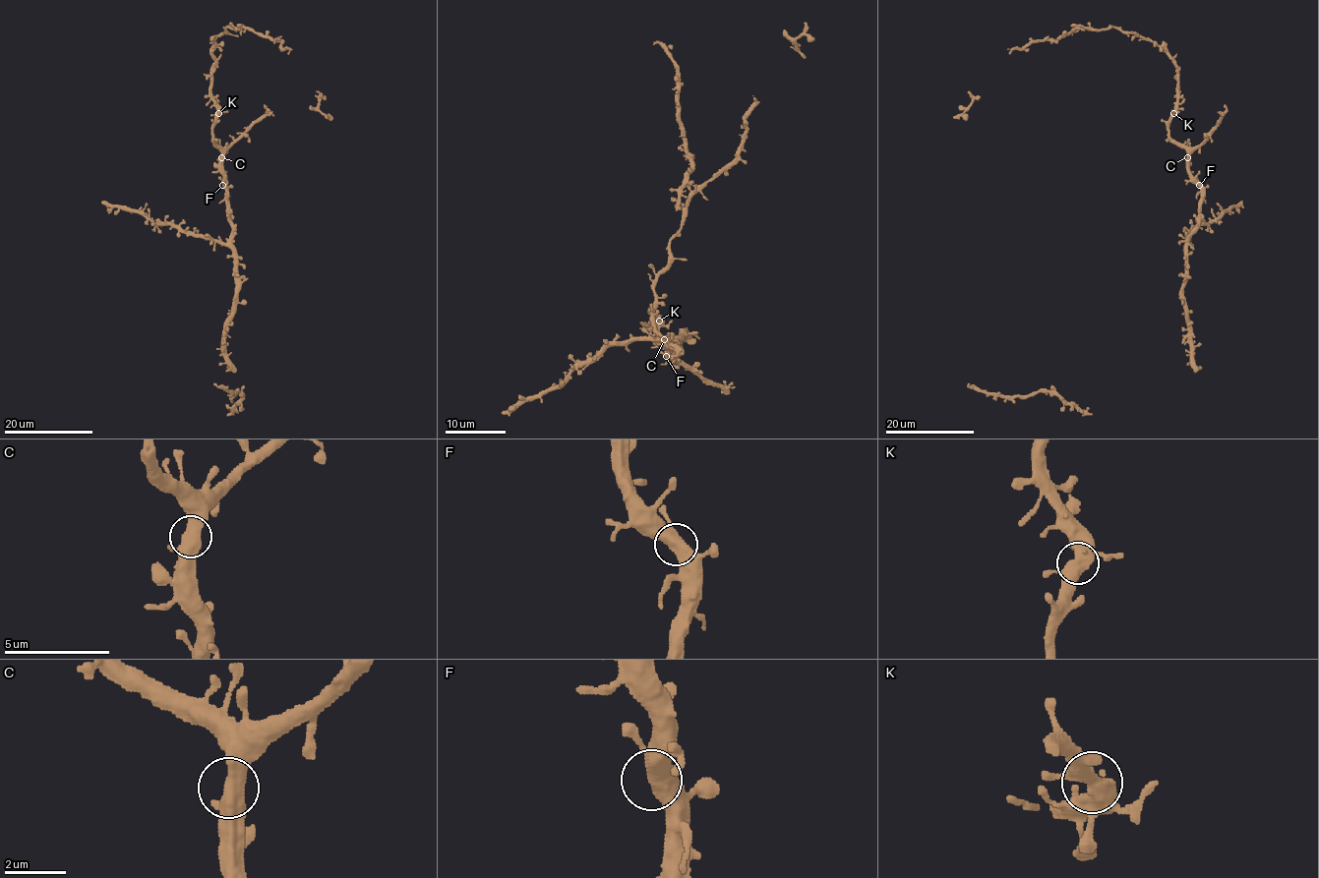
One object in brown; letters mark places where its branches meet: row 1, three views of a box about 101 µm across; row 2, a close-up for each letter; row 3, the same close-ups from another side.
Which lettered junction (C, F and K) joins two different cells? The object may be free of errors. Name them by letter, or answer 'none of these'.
none of these

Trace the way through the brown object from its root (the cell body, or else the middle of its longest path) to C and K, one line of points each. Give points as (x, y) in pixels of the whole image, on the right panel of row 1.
C: (1195, 178), (1188, 168), (1187, 157)
K: (1195, 178), (1189, 170), (1188, 152), (1169, 136), (1169, 119), (1172, 112)

